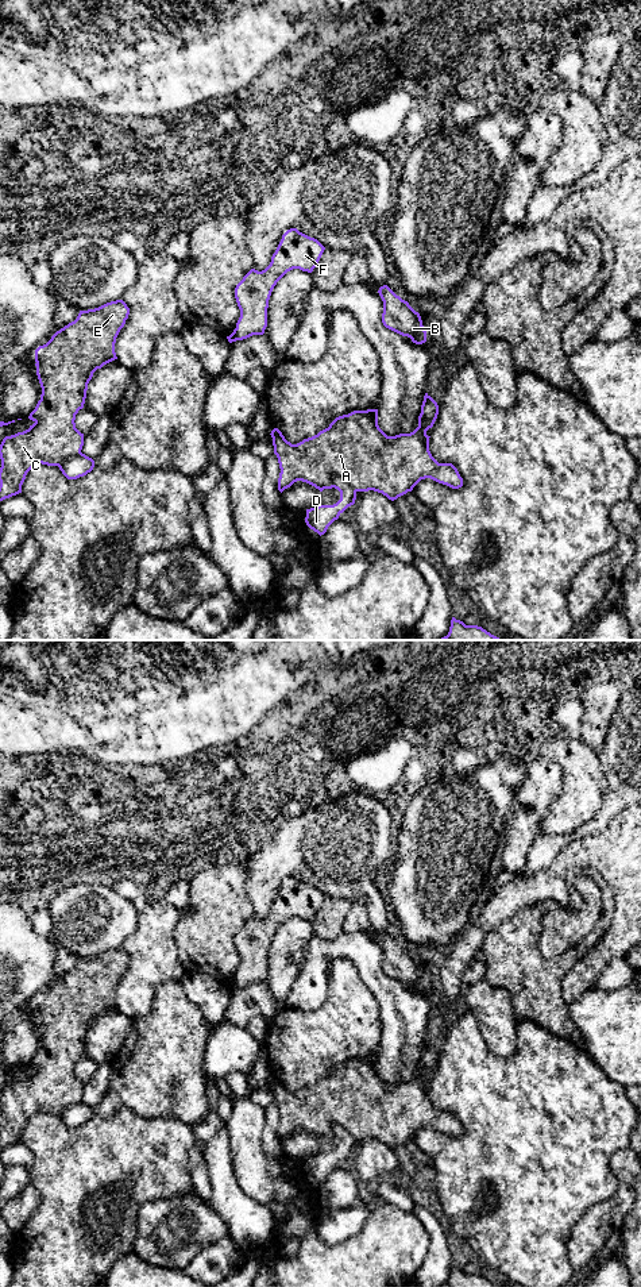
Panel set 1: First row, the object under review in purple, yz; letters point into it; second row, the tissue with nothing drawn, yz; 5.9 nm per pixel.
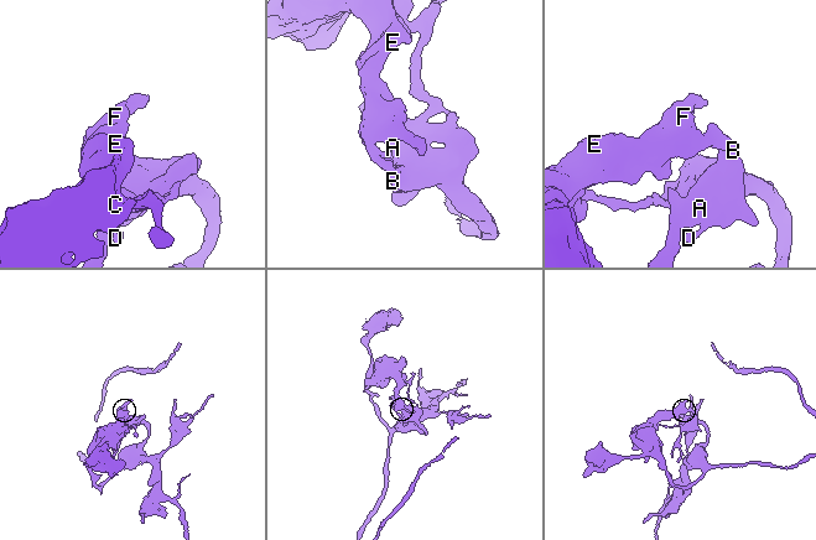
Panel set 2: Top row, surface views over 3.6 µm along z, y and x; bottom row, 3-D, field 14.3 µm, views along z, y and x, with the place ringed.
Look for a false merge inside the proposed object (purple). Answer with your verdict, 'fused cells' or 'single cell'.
fused cells

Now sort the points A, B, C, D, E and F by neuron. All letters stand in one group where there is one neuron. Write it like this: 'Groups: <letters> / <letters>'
Groups: A B C E F / D

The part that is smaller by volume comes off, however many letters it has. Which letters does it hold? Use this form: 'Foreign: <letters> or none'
Foreign: D

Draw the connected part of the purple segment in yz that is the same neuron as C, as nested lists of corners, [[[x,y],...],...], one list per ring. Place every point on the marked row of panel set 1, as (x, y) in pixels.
[[[123,300],[107,303],[99,308],[80,311],[77,319],[59,331],[51,339],[35,350],[36,375],[42,388],[40,400],[28,419],[34,421],[28,429],[5,436],[0,444],[0,501],[22,493],[22,485],[27,473],[38,466],[61,466],[67,458],[81,454],[84,446],[84,434],[76,428],[76,415],[84,408],[88,384],[97,369],[117,359],[115,343],[120,330],[128,319],[130,308]]]

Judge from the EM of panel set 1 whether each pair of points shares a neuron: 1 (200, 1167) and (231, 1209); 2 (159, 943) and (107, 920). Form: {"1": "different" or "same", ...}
{"1": "different", "2": "different"}

